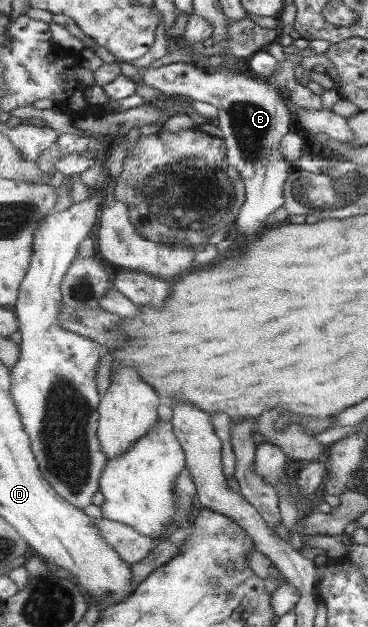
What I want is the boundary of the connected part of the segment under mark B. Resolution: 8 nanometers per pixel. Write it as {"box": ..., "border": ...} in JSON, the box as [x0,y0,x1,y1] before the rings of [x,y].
{"box":[140,53,302,238],"border":[[[294,53],[286,55],[285,61],[281,62],[275,70],[275,75],[269,79],[252,75],[248,71],[232,74],[230,71],[215,69],[208,72],[207,70],[196,67],[192,62],[172,63],[170,65],[160,66],[158,68],[148,68],[140,72],[144,84],[159,90],[162,97],[187,97],[191,101],[208,102],[216,106],[219,110],[219,117],[216,124],[222,131],[222,138],[226,141],[228,148],[228,161],[240,172],[244,185],[247,188],[247,201],[242,205],[238,215],[237,231],[244,238],[260,234],[264,228],[266,220],[284,206],[284,186],[286,180],[292,172],[294,166],[287,162],[281,148],[282,139],[292,130],[292,109],[288,106],[284,94],[285,88],[298,88],[300,83],[296,80],[296,66],[302,62],[302,56]]]}

